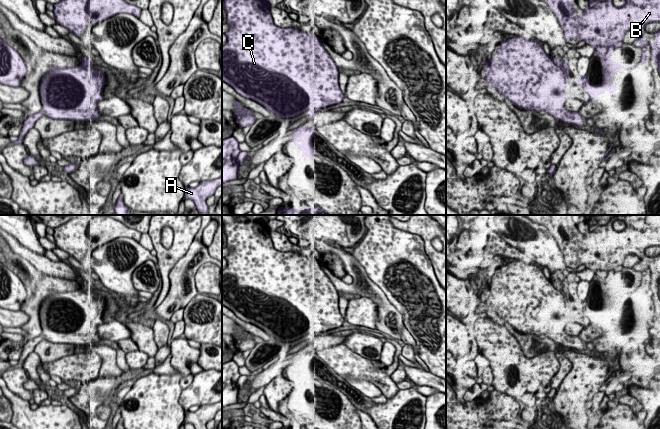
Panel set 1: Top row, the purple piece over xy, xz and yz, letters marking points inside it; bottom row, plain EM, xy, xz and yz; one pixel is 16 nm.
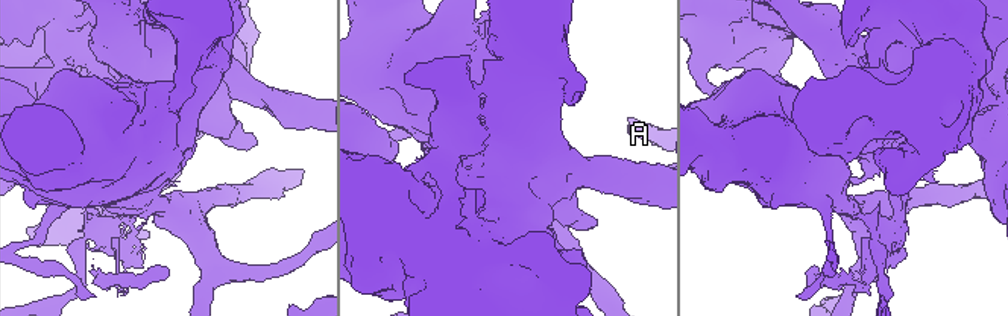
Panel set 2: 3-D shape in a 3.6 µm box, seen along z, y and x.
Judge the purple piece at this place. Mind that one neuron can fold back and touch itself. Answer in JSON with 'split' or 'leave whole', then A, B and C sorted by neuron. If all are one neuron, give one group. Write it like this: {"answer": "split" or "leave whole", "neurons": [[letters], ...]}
{"answer": "split", "neurons": [["A", "B"], ["C"]]}

